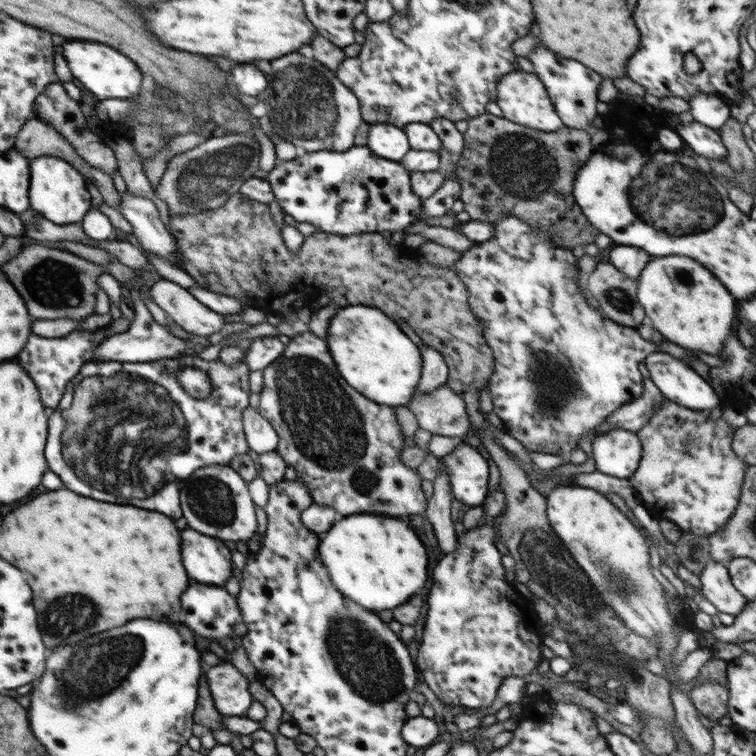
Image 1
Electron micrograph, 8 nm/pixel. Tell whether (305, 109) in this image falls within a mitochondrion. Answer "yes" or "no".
yes

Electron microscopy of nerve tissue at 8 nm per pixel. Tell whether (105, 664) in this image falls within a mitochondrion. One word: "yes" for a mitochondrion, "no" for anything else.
yes

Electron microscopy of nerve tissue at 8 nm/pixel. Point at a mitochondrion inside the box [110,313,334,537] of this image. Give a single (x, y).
(213, 501)

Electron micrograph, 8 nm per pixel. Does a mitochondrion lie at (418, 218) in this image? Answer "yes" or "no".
no

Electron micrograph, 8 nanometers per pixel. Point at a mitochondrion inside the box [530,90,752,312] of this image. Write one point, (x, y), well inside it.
(702, 196)

